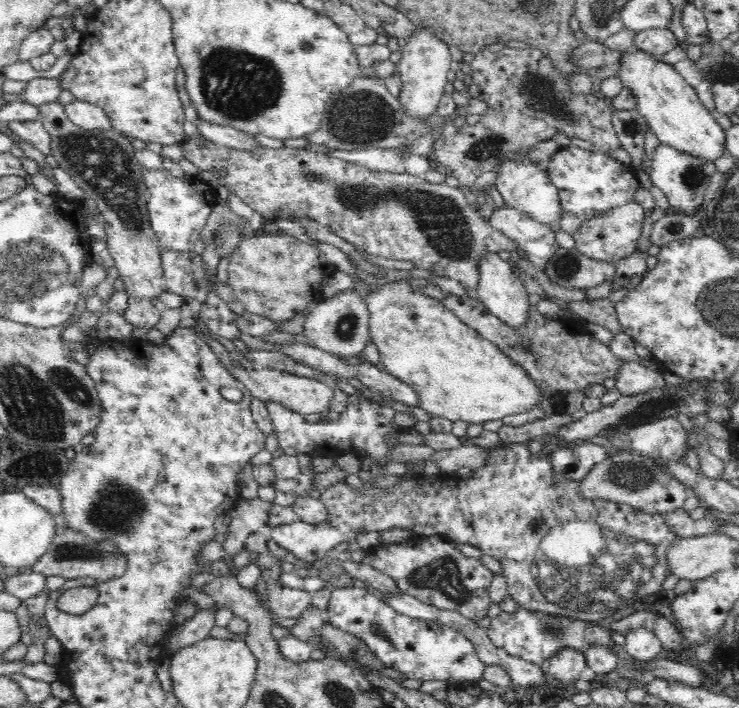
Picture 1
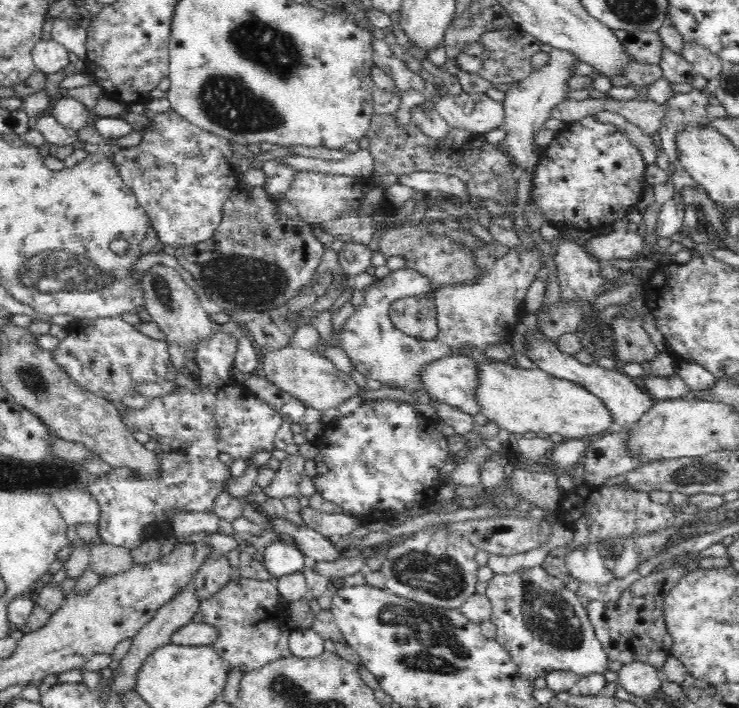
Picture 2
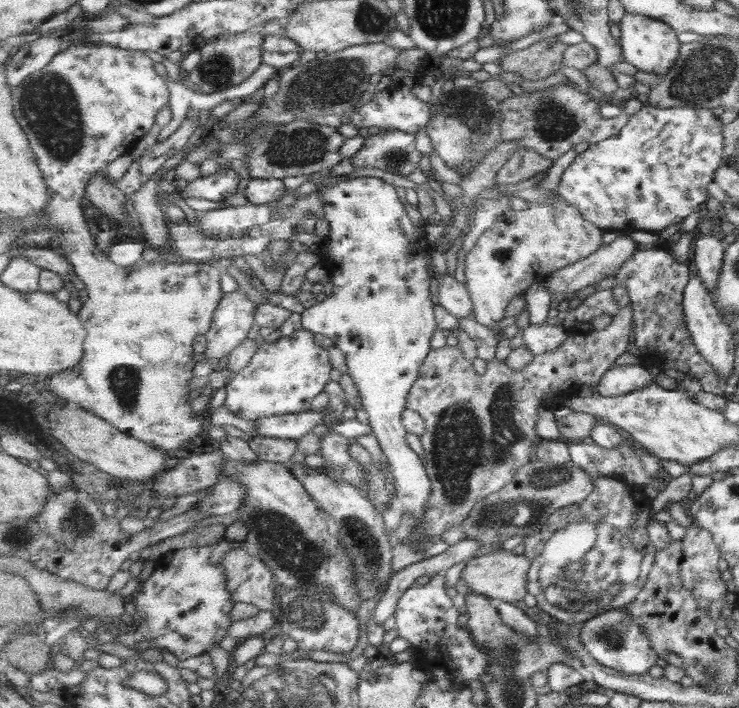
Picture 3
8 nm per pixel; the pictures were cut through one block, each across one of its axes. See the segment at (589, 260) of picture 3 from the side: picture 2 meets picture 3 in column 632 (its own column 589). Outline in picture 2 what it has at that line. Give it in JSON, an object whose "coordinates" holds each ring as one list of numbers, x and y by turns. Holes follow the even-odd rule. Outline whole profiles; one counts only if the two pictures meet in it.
{"coordinates":[[622,225,609,236,590,238,581,244,590,258,600,264,609,264,612,260,631,259,643,253,644,238,638,232,629,232]]}

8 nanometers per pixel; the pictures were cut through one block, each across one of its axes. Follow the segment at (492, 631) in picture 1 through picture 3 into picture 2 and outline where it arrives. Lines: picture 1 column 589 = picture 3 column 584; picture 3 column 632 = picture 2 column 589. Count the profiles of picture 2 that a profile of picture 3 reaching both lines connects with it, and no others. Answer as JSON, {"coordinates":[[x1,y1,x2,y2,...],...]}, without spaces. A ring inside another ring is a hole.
{"coordinates":[[541,566,528,568,510,576,493,574,488,582,486,595,492,603,491,621,497,629,495,640,504,651,508,652,510,661,518,668,518,675,526,681,533,682,558,670,574,672,580,677,609,672,608,664,611,662,607,652,603,650,603,645,596,637,594,625,586,610,586,603,568,590,560,579,546,574]]}

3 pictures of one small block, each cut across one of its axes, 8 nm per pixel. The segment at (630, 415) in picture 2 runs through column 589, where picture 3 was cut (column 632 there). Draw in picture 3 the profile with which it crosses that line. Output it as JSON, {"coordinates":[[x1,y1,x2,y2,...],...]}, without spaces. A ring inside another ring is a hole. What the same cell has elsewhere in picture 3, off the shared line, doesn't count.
{"coordinates":[[644,363,613,365,596,386,600,396,628,395,653,383,653,374]]}

